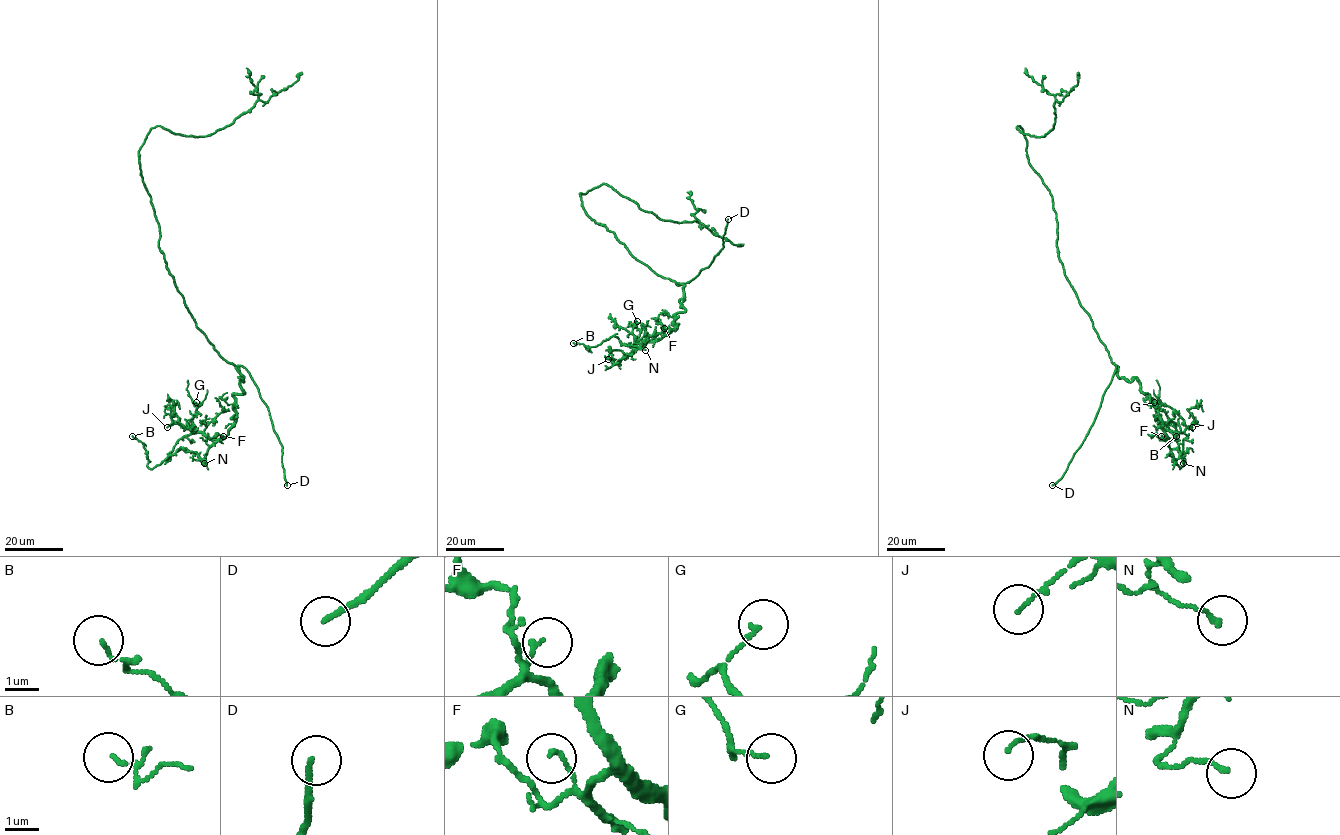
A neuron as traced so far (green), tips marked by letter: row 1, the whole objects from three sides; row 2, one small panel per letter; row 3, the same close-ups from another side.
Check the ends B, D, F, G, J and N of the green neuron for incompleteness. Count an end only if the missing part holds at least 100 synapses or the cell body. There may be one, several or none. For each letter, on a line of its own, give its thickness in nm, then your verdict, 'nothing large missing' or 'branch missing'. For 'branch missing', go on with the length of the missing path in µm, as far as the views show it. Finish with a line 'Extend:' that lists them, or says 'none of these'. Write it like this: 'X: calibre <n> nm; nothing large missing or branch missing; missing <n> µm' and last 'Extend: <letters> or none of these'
B: calibre 70 nm; nothing large missing
D: calibre 150 nm; branch missing; missing 20 µm
F: calibre 130 nm; nothing large missing
G: calibre 120 nm; nothing large missing
J: calibre 100 nm; nothing large missing
N: calibre 120 nm; nothing large missing
Extend: D

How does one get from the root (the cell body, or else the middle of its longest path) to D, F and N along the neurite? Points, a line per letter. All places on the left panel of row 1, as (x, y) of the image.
D: (175, 285), (196, 326), (213, 348), (228, 362), (242, 366), (257, 387), (282, 445), (287, 485)
F: (175, 285), (196, 326), (213, 348), (242, 376), (240, 387), (244, 393), (233, 394), (234, 425), (223, 436)
N: (175, 285), (196, 326), (243, 380), (244, 393), (233, 394), (234, 425), (198, 458), (204, 463)

